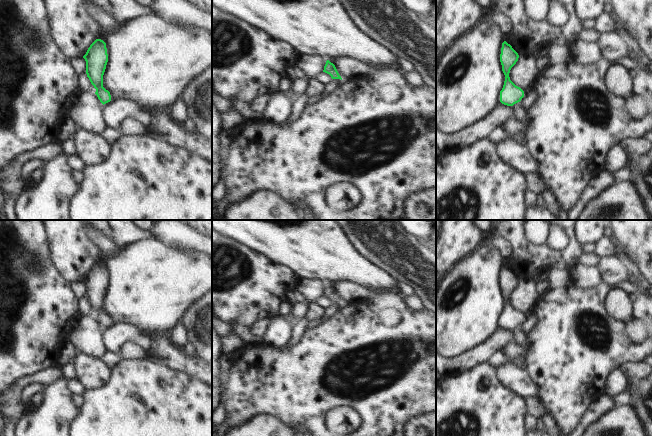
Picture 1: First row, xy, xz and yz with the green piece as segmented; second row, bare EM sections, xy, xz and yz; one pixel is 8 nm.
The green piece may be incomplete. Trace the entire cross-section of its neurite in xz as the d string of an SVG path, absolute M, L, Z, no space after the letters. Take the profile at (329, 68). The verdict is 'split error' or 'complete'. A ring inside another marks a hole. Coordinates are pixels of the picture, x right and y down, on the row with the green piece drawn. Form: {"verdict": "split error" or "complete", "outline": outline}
{"verdict": "complete", "outline": "M329 60L326 61L323 72L329 74L332 79L341 79L342 80L335 65L331 63Z"}

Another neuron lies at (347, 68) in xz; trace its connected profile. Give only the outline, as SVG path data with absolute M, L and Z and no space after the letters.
M342 57L328 60L335 65L342 80L357 78L372 71L370 66L353 58Z

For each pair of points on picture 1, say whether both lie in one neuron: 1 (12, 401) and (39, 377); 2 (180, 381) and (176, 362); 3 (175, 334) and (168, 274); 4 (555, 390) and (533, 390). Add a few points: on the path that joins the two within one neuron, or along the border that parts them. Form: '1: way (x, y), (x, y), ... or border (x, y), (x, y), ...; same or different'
1: way (14, 392), (25, 380), (30, 379); same
2: border (157, 362), (177, 371), (188, 373), (200, 380); different
3: border (178, 323), (168, 333); different
4: border (527, 369), (530, 378), (538, 388), (539, 399); different

